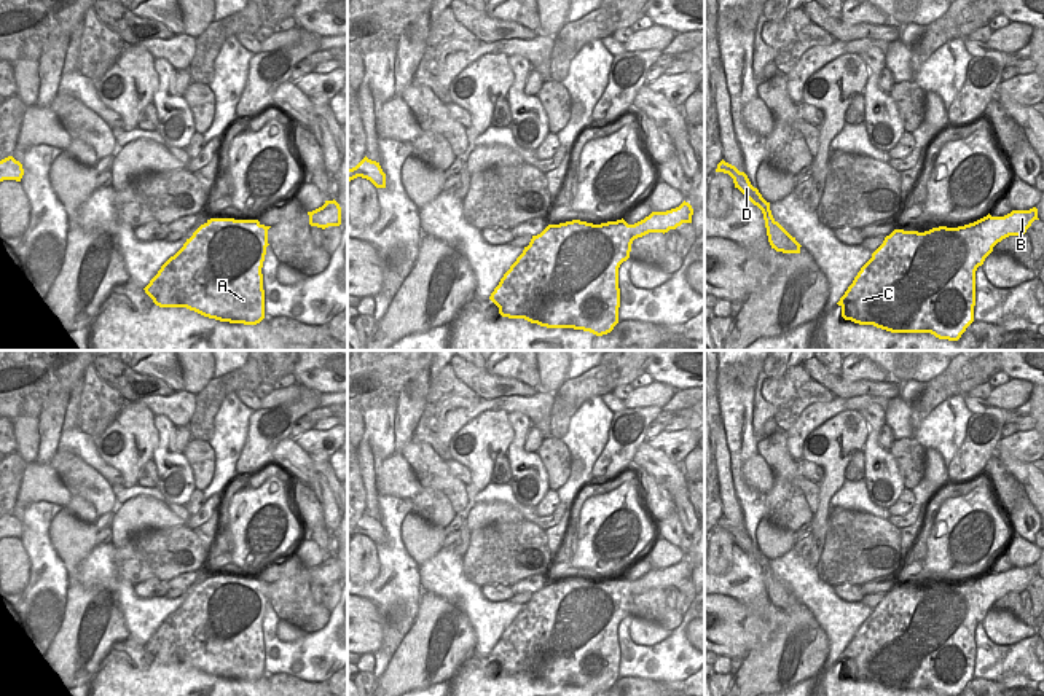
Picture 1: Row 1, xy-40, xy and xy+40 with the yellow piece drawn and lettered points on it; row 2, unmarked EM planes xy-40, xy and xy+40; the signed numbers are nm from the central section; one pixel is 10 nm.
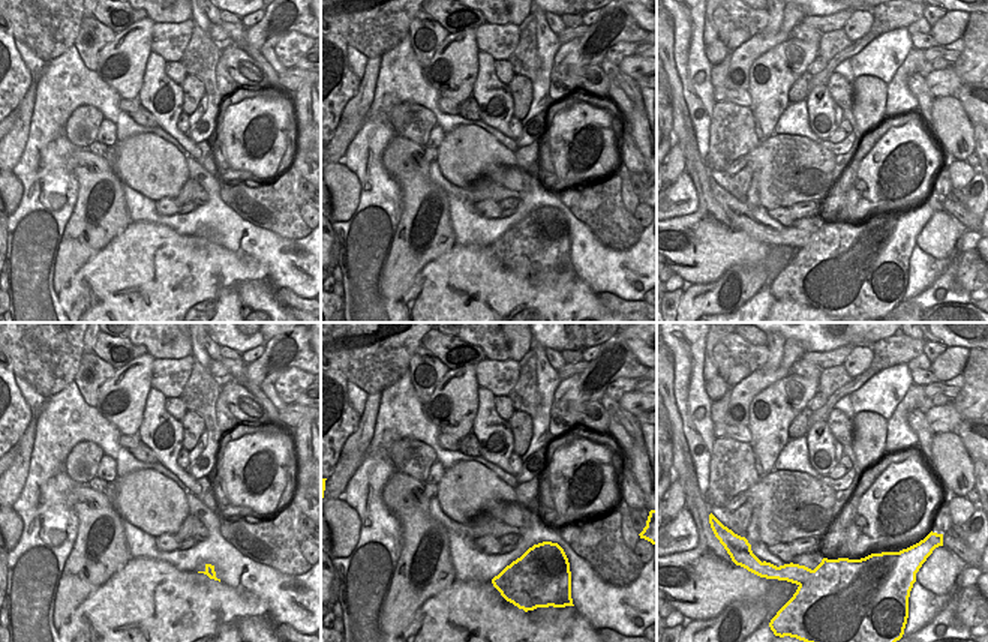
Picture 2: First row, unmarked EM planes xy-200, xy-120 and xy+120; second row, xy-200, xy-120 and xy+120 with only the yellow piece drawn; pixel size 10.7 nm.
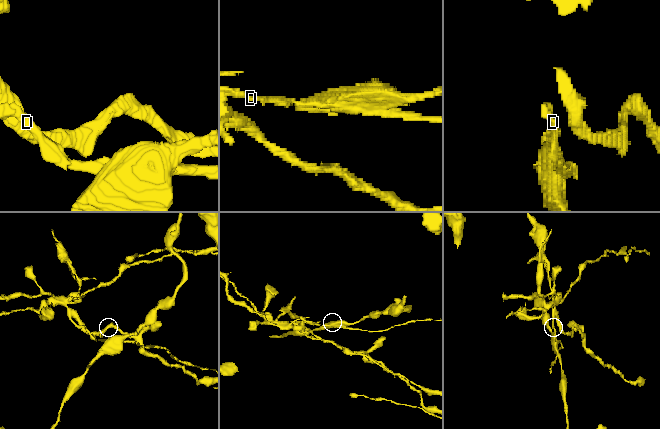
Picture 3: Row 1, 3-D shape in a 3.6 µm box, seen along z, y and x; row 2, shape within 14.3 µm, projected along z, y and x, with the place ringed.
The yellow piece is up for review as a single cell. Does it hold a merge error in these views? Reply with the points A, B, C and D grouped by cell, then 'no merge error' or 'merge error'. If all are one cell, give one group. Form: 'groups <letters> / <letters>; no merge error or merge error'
groups A B C / D; merge error

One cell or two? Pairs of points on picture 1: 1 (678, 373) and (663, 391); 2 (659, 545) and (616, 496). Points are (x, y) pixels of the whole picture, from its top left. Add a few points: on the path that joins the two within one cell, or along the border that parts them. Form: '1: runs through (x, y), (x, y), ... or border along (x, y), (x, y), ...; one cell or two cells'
1: border along (654, 379), (676, 389); two cells
2: border along (655, 534), (646, 550); two cells

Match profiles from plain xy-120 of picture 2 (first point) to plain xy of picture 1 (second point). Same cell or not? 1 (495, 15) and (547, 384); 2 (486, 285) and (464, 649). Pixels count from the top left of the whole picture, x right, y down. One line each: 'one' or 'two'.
1: two
2: two

